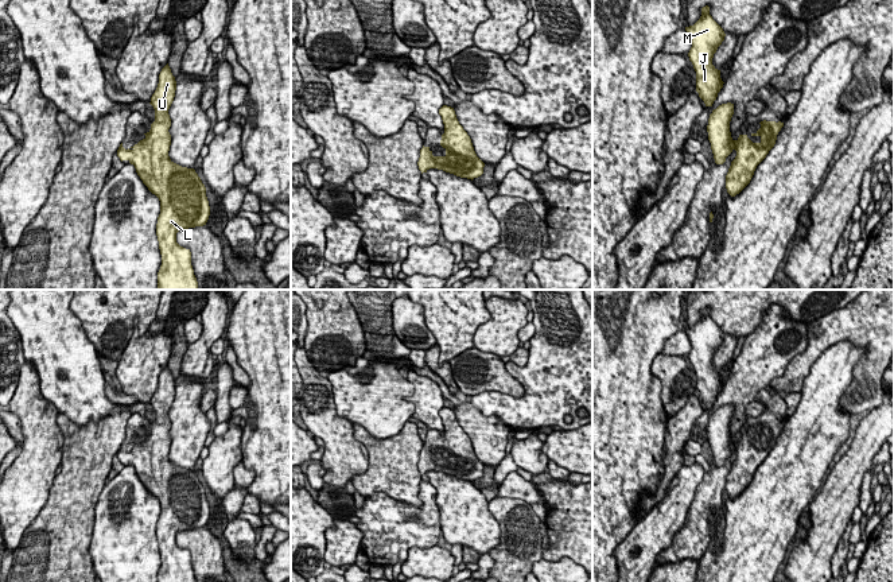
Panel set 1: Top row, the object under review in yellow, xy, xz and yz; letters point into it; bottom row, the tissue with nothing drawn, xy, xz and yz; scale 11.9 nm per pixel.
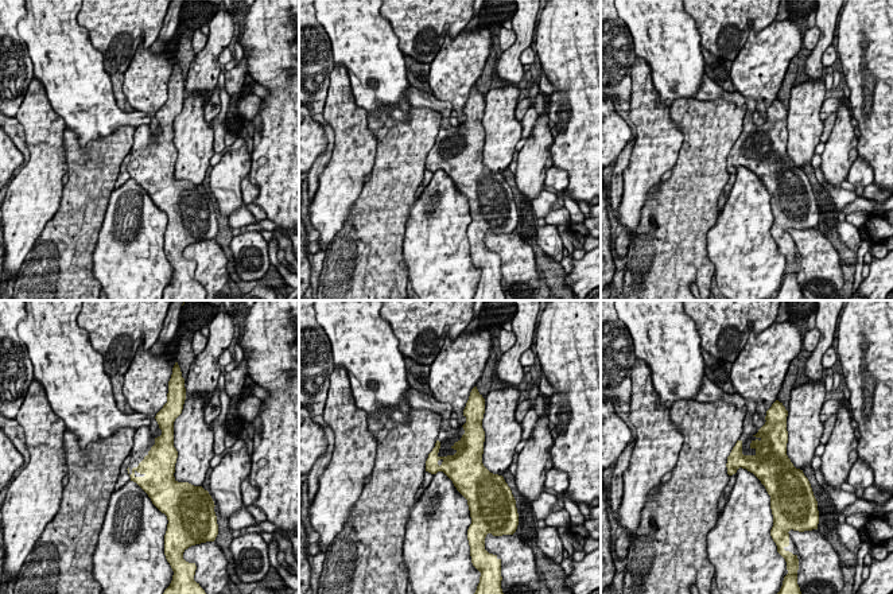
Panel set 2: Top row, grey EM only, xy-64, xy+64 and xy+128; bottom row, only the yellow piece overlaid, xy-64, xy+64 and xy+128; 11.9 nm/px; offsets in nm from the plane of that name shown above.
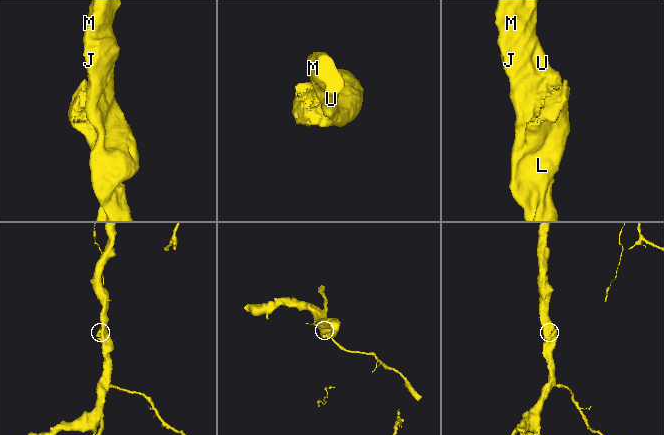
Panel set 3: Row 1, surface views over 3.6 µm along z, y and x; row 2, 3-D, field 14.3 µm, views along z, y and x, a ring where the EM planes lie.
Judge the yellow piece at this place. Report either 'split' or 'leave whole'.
leave whole

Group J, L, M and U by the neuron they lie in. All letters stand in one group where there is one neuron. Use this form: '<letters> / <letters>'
J L M U

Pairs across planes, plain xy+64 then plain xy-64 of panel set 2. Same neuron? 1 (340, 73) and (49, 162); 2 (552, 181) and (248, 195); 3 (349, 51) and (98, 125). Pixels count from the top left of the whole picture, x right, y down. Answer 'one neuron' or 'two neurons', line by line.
1: one neuron
2: one neuron
3: one neuron

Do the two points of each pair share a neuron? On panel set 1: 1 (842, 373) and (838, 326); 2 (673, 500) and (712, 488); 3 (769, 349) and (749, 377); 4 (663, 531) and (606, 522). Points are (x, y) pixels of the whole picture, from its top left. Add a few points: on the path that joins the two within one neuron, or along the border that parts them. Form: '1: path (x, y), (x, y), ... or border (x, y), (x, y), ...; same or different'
1: border (867, 348), (838, 341), (813, 361); different
2: border (704, 470), (681, 523); different
3: path (765, 356), (751, 371); same
4: border (638, 520), (614, 551); different

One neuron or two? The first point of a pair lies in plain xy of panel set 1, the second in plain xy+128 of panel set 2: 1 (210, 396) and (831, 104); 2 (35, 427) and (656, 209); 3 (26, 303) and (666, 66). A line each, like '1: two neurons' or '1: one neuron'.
1: one neuron
2: two neurons
3: one neuron

